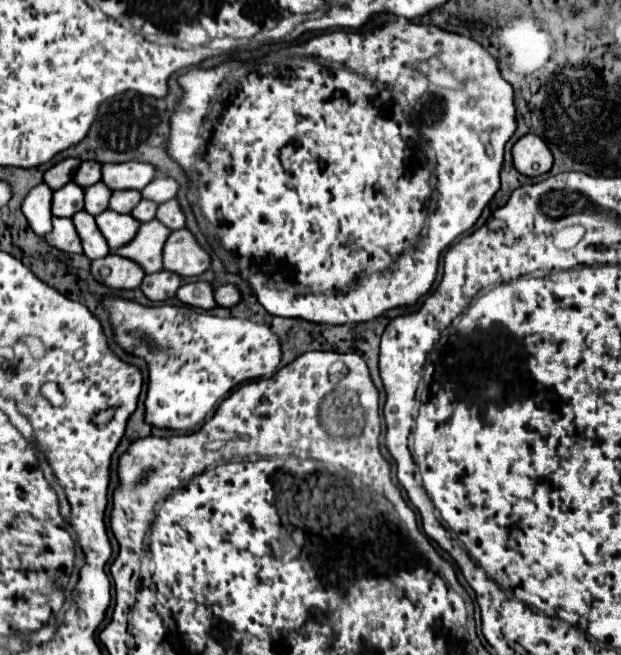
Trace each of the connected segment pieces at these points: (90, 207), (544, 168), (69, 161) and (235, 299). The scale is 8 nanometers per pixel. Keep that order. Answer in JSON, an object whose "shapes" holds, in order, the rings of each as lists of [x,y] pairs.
{"shapes":[[[[96,182],[94,186],[88,186],[84,194],[86,194],[86,204],[84,204],[84,208],[86,208],[92,216],[98,216],[100,212],[104,212],[104,210],[108,208],[112,190],[110,190],[104,182]]],[[[536,134],[522,136],[512,146],[512,158],[516,170],[524,176],[540,176],[552,168],[552,152]]],[[[66,158],[66,160],[54,164],[54,166],[44,174],[44,182],[46,182],[50,188],[58,190],[58,188],[62,188],[64,184],[68,184],[68,182],[74,178],[74,174],[76,174],[76,170],[78,170],[80,164],[82,164],[80,158]]],[[[226,284],[226,286],[220,286],[216,290],[218,306],[236,306],[240,300],[242,300],[242,292],[234,284]]]]}

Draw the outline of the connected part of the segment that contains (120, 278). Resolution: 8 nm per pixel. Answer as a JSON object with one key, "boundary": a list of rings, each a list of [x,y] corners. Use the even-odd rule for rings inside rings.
{"boundary":[[[108,254],[100,260],[92,262],[92,274],[102,280],[106,286],[116,288],[116,290],[126,290],[126,288],[138,288],[146,276],[144,268],[140,264],[136,264],[130,258],[124,256],[116,256],[116,254]],[[108,268],[110,274],[102,276],[100,270]]]}

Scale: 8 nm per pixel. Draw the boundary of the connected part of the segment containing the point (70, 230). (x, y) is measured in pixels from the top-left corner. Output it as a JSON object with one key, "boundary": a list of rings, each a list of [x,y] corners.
{"boundary":[[[52,218],[52,232],[46,234],[46,242],[64,250],[64,252],[74,252],[80,254],[82,252],[82,244],[80,244],[80,236],[74,228],[74,222],[70,218]]]}

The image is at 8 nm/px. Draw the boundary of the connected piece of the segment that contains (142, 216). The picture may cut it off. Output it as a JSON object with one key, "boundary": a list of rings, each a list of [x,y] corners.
{"boundary":[[[140,200],[140,204],[130,214],[140,222],[148,222],[156,216],[156,210],[158,210],[158,204],[154,200]]]}

